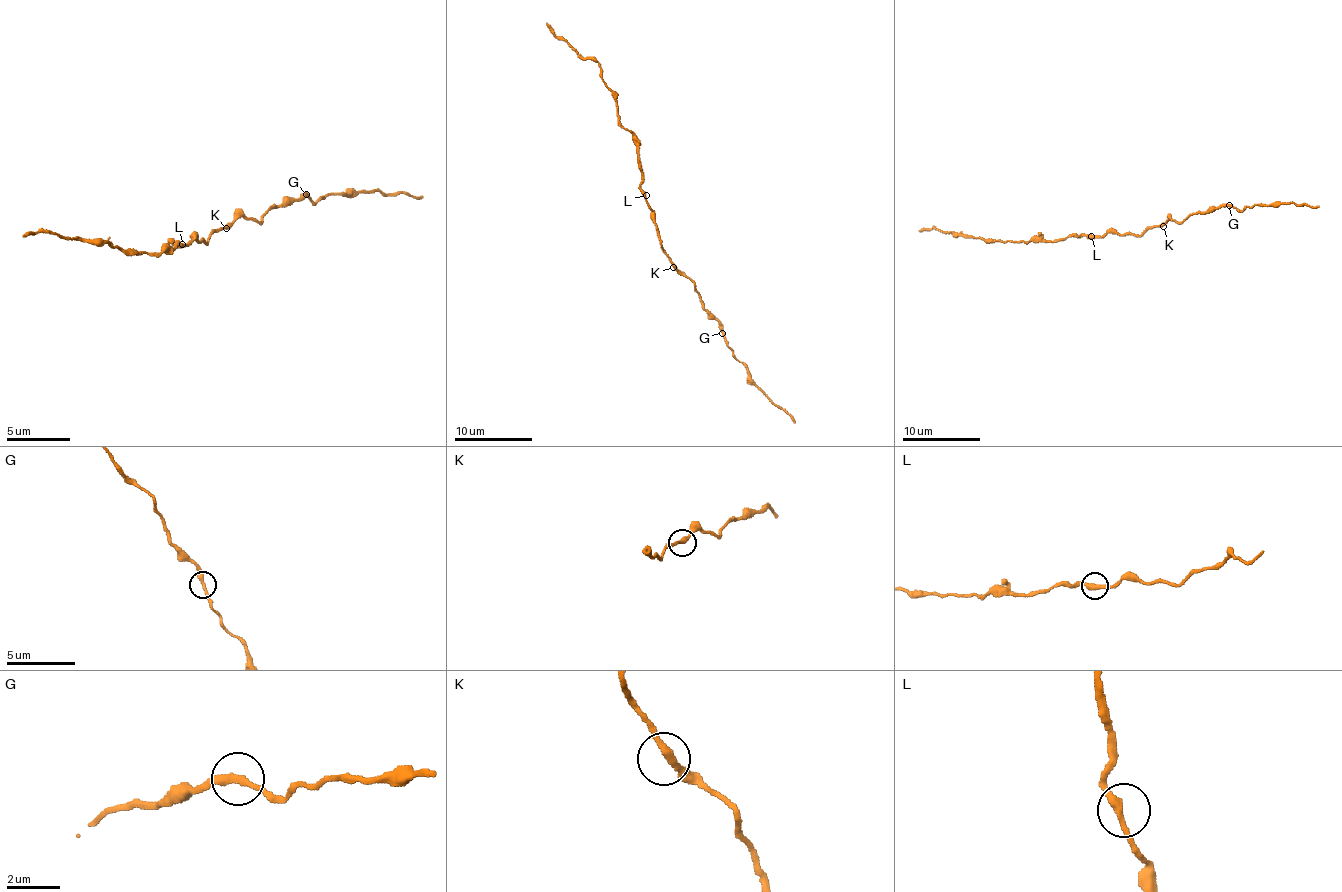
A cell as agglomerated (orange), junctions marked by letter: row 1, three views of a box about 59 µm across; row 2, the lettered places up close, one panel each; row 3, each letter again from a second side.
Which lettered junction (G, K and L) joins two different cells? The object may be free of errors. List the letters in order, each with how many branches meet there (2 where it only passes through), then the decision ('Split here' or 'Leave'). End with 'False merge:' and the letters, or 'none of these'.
G: Branches: 2. Leave
K: Branches: 2. Leave
L: Branches: 2. Leave
False merge: none of these

